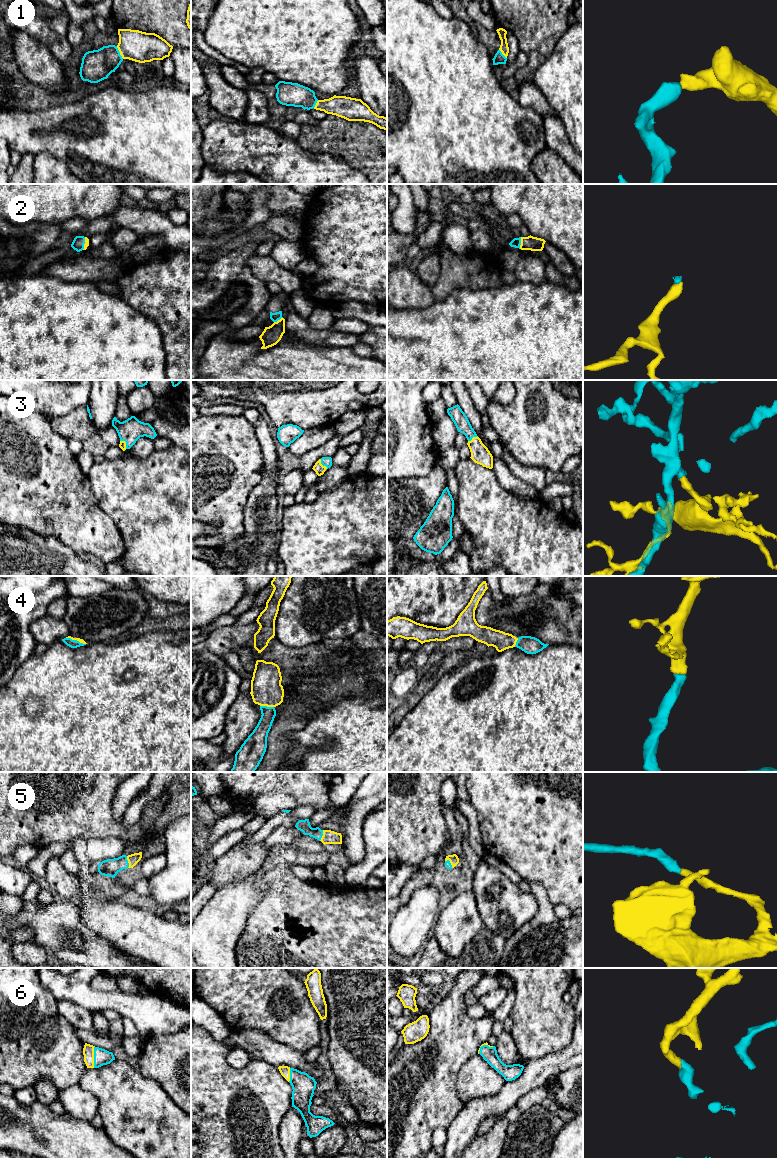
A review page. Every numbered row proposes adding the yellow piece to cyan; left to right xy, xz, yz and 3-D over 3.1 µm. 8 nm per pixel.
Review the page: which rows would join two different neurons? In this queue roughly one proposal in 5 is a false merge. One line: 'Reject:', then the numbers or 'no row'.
Reject: no row

